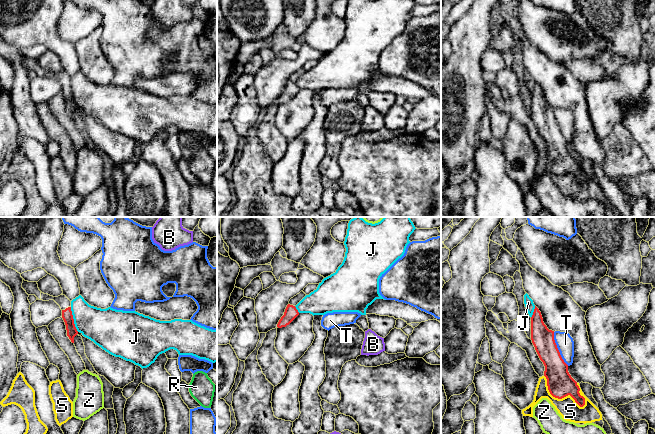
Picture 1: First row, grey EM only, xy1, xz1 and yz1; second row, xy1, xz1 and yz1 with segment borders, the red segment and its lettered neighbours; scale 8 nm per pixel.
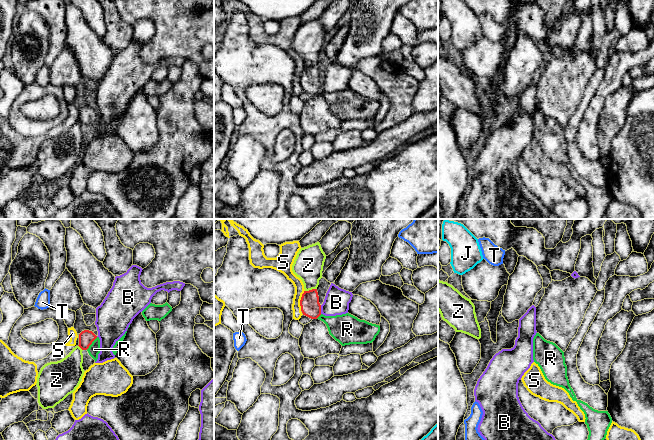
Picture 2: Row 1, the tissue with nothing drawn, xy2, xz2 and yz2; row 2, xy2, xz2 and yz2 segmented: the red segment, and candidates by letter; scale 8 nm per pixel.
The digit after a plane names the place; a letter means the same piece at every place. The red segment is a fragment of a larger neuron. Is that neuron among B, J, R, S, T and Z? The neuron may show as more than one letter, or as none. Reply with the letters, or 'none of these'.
R

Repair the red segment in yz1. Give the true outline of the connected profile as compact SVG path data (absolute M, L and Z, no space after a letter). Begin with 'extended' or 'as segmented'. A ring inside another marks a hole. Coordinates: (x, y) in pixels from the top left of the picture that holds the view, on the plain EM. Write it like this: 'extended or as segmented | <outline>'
as segmented | M536 82L531 93L531 116L545 142L544 152L550 170L558 175L570 171L580 183L583 183L585 174L580 171L580 164L569 150L568 141L560 131L554 116L554 107L549 106L544 100L541 88Z

